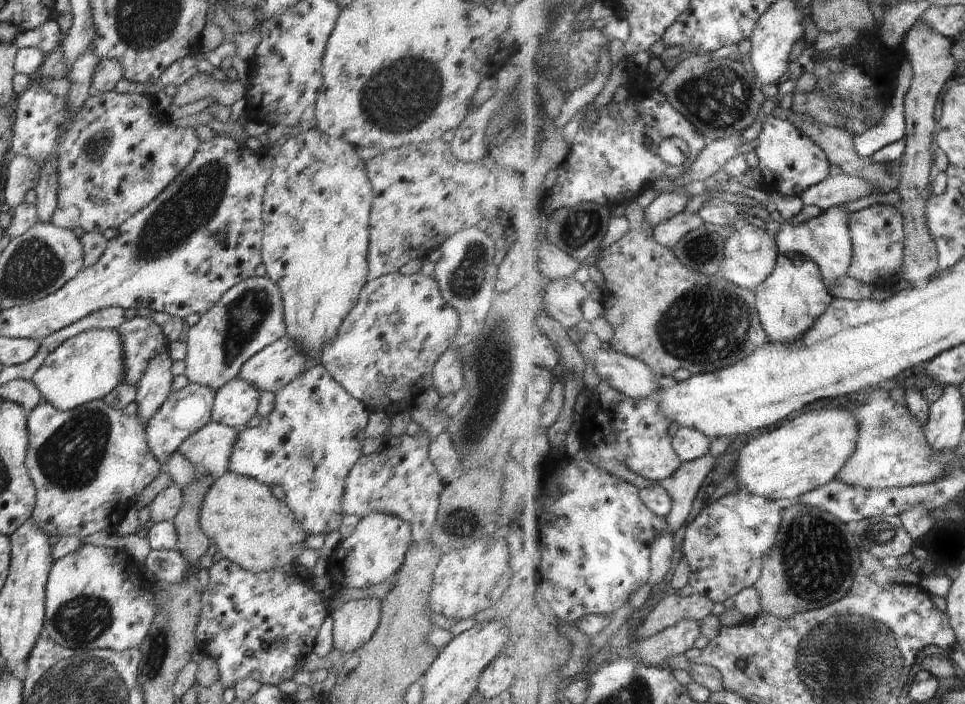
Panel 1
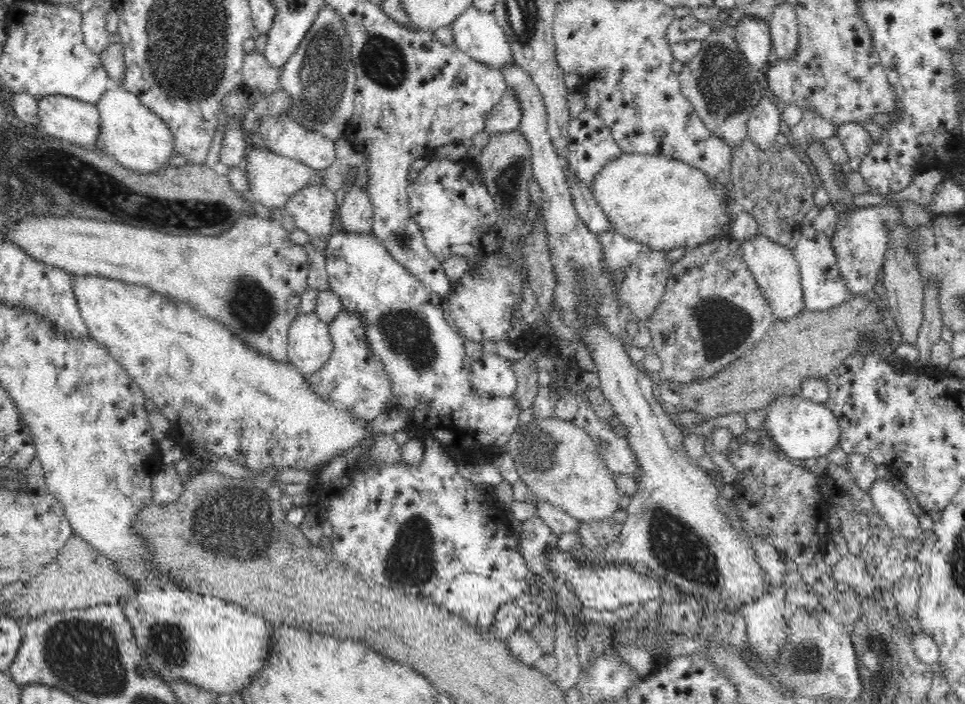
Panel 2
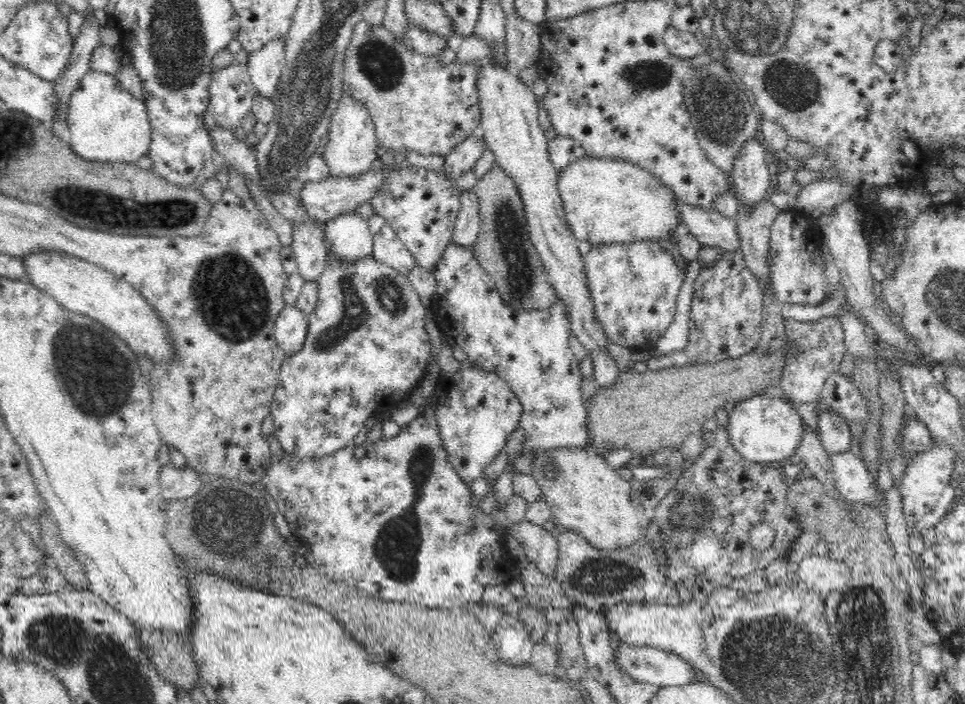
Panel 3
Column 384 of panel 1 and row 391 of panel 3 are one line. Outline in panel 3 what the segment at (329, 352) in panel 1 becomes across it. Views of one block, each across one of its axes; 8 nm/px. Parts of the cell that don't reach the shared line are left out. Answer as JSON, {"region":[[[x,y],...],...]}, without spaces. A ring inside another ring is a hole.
{"region":[[[327,243],[328,258],[326,258],[326,268],[322,275],[316,280],[318,289],[318,304],[312,316],[308,316],[308,332],[303,347],[294,354],[286,356],[286,362],[282,362],[280,374],[277,381],[270,413],[273,416],[274,432],[282,448],[286,453],[297,456],[301,459],[317,459],[324,455],[332,454],[342,450],[348,443],[353,442],[354,438],[364,428],[364,422],[372,416],[387,416],[389,412],[398,408],[400,404],[406,403],[410,392],[424,377],[424,374],[430,364],[430,336],[426,333],[426,320],[424,316],[429,312],[420,302],[418,294],[415,292],[412,284],[400,272],[394,268],[379,262],[372,258],[362,258],[358,262],[343,262],[335,258],[331,252],[331,247]]]}

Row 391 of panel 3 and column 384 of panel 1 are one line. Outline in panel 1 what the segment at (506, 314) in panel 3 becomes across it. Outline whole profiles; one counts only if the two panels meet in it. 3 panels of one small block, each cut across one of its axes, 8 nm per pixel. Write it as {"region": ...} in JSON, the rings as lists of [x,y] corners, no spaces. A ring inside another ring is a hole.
{"region":[[[379,512],[366,515],[360,519],[354,532],[348,538],[340,539],[327,560],[327,574],[333,588],[336,591],[344,588],[364,589],[392,579],[402,566],[408,546],[412,542],[408,522]]]}

